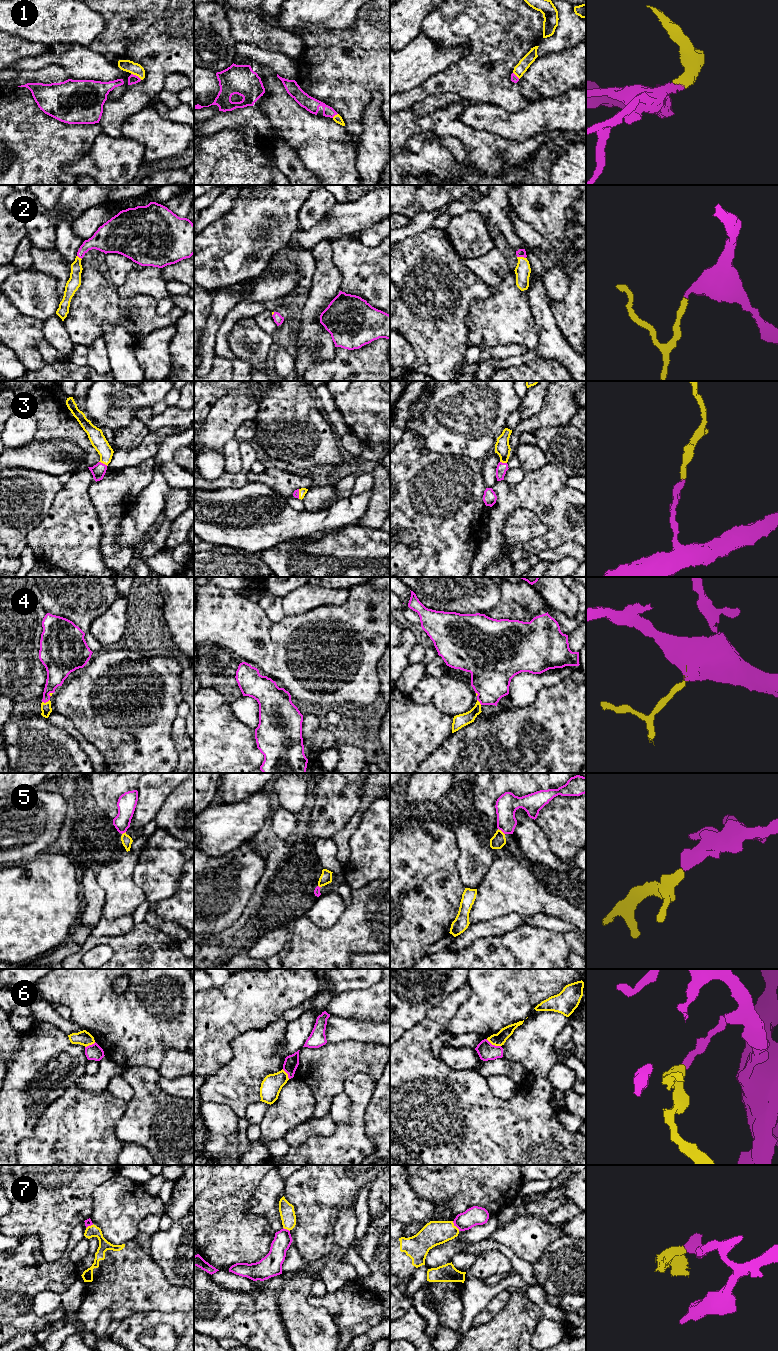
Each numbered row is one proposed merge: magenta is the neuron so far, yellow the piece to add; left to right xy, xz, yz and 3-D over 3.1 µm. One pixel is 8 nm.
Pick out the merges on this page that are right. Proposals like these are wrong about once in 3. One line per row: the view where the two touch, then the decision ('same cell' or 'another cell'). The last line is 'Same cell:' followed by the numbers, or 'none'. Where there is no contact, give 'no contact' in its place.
1: meets magenta in xy; same cell
2: meets magenta in yz; same cell
3: meets magenta in xy; same cell
4: meets magenta in xy; same cell
5: meets magenta in yz; same cell
6: meets magenta in yz; another cell
7: meets magenta in yz; another cell
Same cell: 1, 2, 3, 4, 5

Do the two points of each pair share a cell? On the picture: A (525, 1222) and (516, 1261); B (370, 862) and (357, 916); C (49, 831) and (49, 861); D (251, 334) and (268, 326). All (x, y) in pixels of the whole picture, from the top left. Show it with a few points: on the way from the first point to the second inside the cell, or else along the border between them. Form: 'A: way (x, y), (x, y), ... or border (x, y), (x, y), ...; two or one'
A: border (502, 1243), (532, 1264); two
B: border (379, 879), (372, 880), (365, 886), (352, 890); two
C: border (48, 850), (42, 851), (32, 859), (26, 860); two
D: border (253, 318), (261, 328), (271, 335); two

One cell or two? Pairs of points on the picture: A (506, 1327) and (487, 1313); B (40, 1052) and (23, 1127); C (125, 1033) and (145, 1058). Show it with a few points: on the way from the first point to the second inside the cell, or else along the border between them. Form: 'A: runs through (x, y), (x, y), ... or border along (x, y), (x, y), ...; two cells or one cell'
A: border along (508, 1299), (505, 1306), (492, 1319), (472, 1326); two cells
B: runs through (33, 1071), (17, 1089), (19, 1092), (19, 1108); one cell
C: runs through (128, 1039), (141, 1052); one cell

